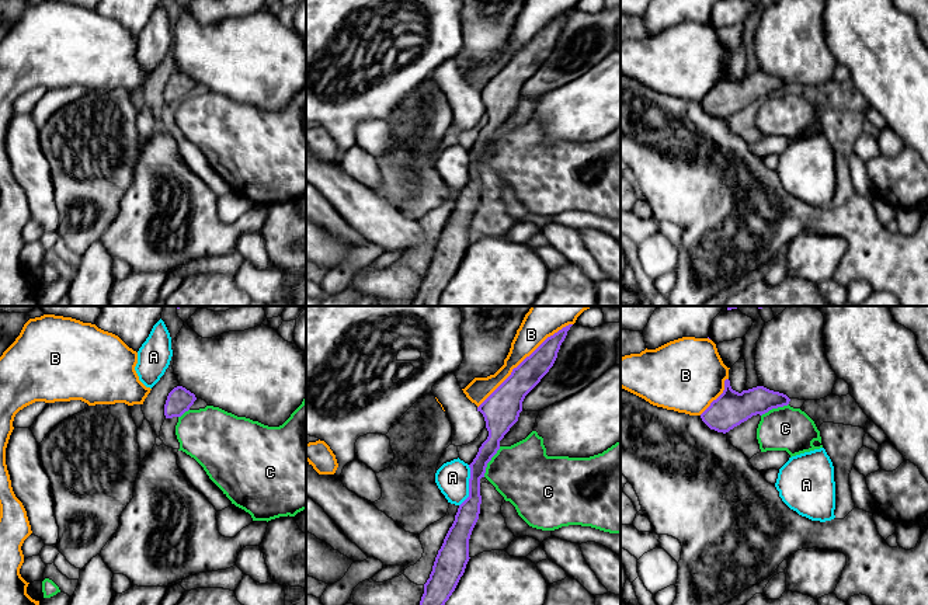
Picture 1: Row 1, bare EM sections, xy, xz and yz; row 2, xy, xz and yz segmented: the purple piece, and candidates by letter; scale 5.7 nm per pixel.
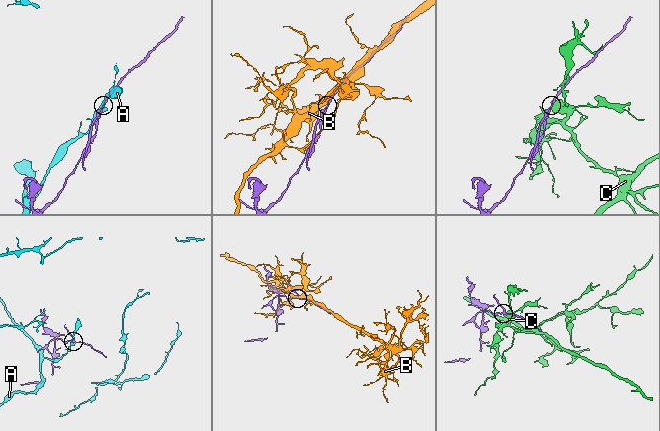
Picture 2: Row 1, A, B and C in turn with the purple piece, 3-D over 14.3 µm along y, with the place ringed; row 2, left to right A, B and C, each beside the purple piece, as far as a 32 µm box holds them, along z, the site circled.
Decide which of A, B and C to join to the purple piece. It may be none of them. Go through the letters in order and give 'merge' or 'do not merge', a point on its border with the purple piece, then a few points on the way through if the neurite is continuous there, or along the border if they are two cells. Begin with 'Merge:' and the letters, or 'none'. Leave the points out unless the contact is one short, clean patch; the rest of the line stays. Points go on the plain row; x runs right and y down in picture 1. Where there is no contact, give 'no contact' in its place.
Merge: none
A: do not merge; meets purple in xz at (469, 171)
B: do not merge; meets purple in xz at (524, 45)
C: do not merge; meets purple in xz at (489, 146); border along xz (500, 132), (487, 149), (483, 162)

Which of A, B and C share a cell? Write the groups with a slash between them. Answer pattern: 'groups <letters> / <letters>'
groups A / B / C

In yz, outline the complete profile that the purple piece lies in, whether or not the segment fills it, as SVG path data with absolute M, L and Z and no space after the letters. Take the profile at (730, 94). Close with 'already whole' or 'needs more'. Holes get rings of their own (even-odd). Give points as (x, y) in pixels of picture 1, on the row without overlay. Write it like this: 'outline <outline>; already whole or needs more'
outline M724 66L723 79L701 100L702 107L717 118L729 118L753 101L762 101L772 94L788 91L790 84L779 77L757 72L741 79Z; already whole

